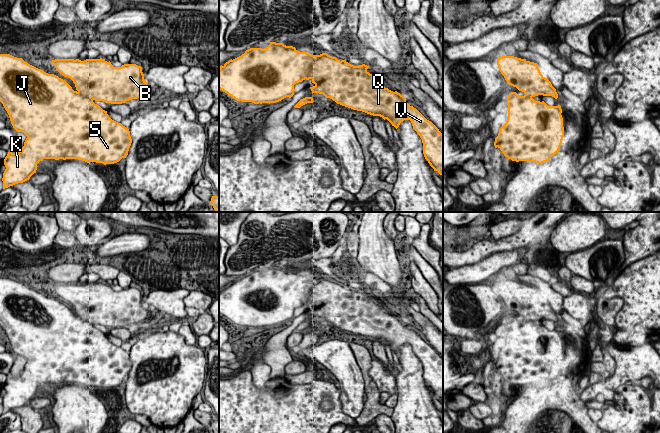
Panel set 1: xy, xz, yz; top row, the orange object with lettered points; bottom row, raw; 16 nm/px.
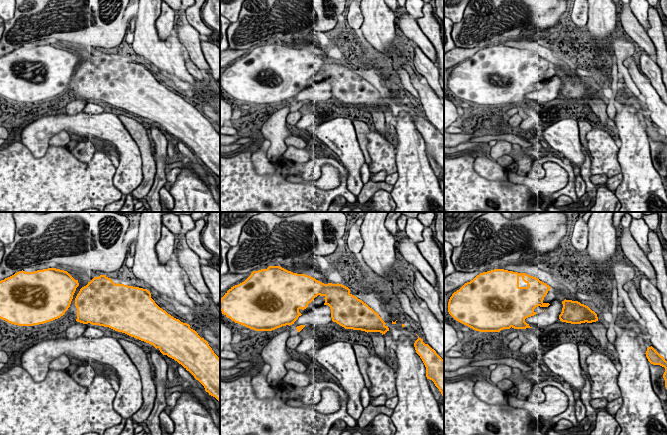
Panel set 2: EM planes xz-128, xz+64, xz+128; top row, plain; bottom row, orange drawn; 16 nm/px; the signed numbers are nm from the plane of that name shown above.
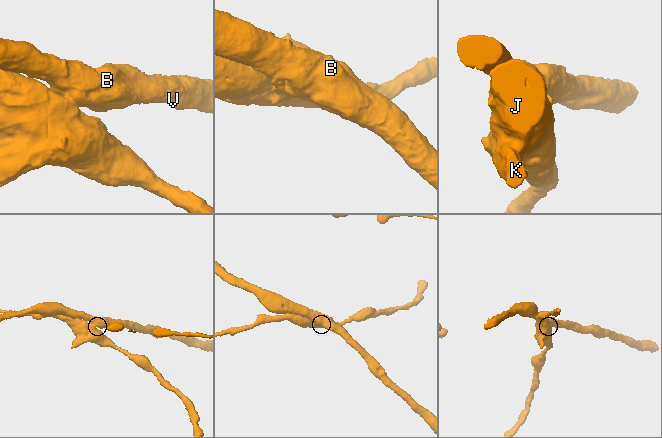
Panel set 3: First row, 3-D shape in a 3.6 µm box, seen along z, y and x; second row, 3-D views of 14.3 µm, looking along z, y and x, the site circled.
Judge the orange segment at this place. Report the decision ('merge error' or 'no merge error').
merge error

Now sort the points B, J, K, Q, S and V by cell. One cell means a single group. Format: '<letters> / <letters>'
B Q V / J K S

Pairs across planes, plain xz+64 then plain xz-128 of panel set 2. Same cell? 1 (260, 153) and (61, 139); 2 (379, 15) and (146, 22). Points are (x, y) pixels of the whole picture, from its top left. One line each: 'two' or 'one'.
1: two
2: one

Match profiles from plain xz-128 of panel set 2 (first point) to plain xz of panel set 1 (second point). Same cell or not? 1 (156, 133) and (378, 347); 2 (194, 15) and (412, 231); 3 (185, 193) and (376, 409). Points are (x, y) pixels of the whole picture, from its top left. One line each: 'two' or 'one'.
1: one
2: two
3: two

